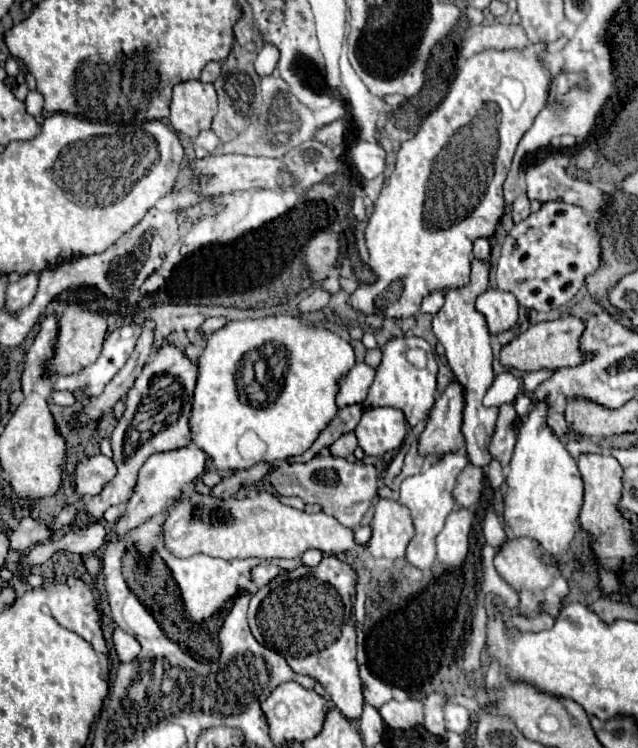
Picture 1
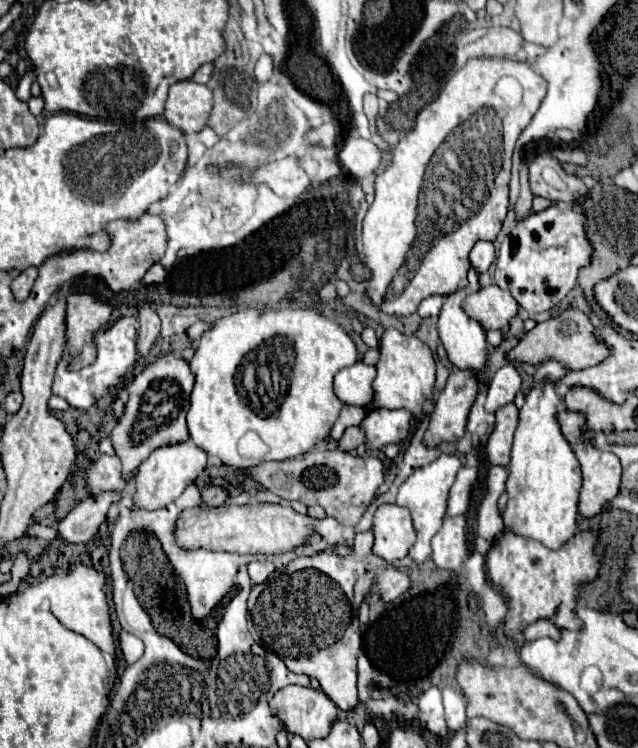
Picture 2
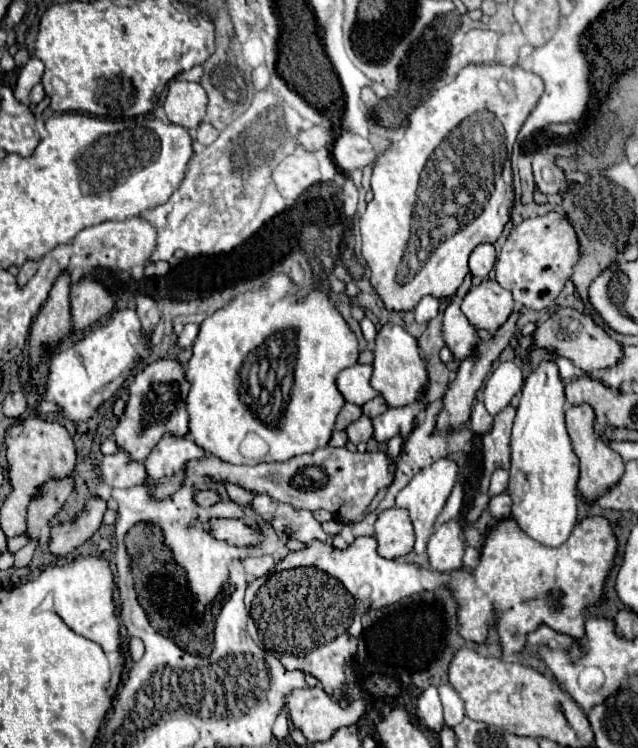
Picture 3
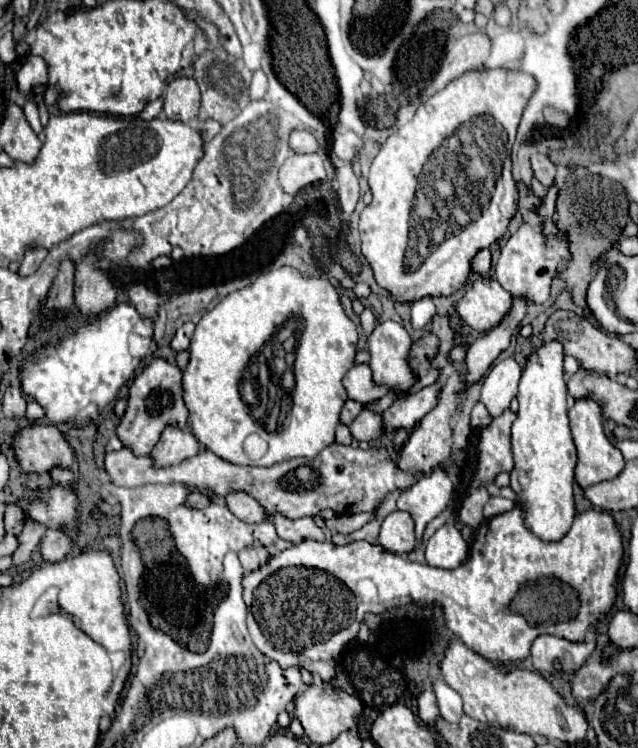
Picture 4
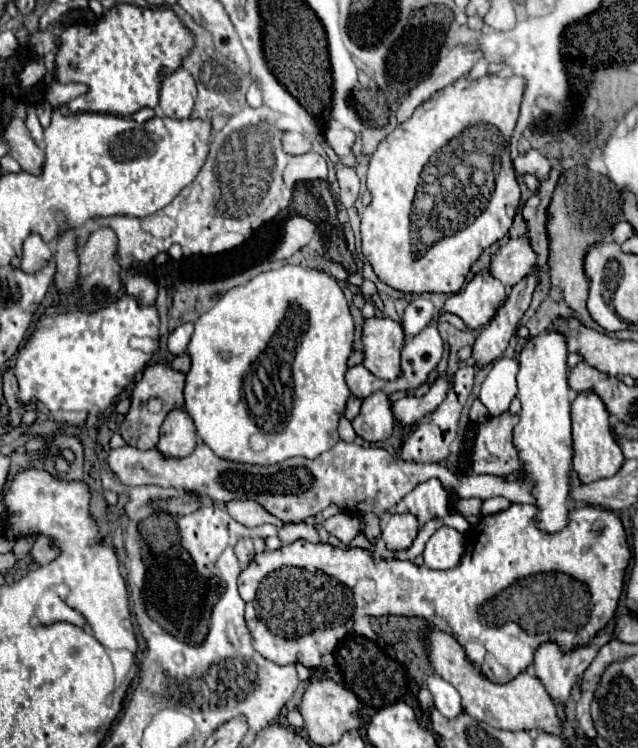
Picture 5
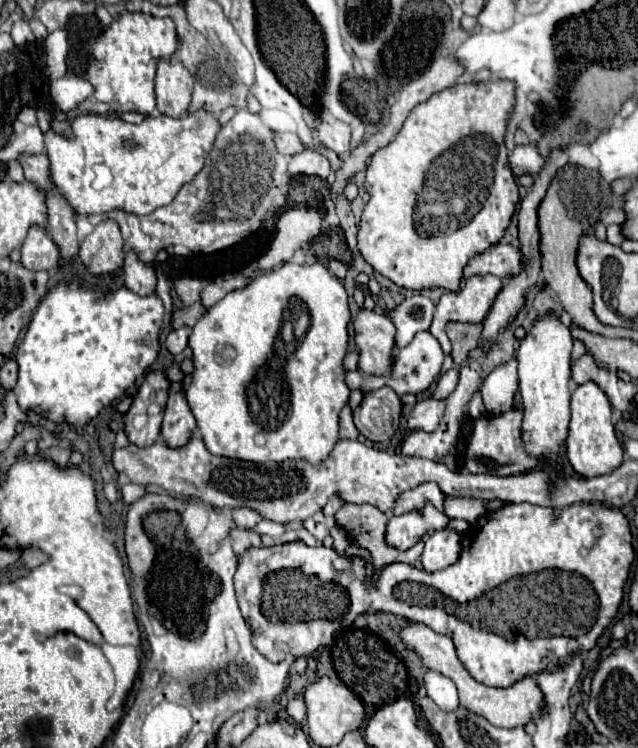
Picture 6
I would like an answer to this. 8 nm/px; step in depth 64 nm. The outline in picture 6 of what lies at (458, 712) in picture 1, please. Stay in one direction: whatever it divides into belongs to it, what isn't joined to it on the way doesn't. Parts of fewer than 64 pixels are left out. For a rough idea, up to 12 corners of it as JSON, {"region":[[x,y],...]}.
{"region":[[434,670],[424,674],[428,696],[442,712],[458,708],[458,690]]}

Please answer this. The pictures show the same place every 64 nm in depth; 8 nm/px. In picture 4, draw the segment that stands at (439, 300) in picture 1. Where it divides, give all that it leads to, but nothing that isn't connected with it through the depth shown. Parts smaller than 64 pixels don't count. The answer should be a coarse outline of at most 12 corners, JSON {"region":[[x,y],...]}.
{"region":[[432,298],[412,302],[412,326],[422,328],[436,316]]}

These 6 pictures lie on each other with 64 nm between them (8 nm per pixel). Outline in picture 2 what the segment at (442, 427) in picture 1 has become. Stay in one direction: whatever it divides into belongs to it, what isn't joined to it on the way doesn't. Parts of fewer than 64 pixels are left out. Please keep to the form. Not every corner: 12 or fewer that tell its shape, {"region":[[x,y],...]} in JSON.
{"region":[[456,370],[436,398],[424,444],[464,438],[474,372]]}

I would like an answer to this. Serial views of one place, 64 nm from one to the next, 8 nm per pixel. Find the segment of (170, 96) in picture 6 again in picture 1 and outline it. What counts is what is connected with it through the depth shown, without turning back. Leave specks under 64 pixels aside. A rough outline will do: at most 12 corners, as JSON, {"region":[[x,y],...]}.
{"region":[[214,84],[174,86],[172,128],[188,138],[210,130],[218,100]]}

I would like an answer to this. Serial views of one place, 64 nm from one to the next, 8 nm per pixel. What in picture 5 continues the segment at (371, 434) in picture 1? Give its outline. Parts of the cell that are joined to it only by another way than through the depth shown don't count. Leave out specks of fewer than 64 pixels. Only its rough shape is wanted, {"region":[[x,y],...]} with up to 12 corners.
{"region":[[438,378],[424,396],[404,396],[392,404],[396,422],[414,426],[434,412],[450,390]]}

